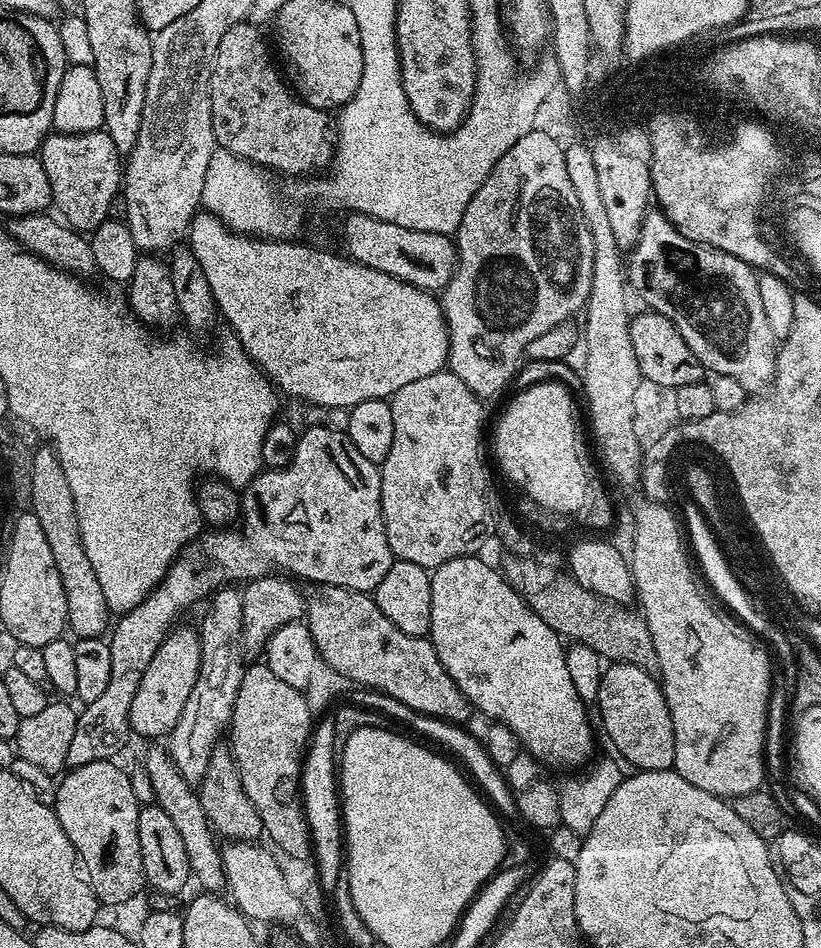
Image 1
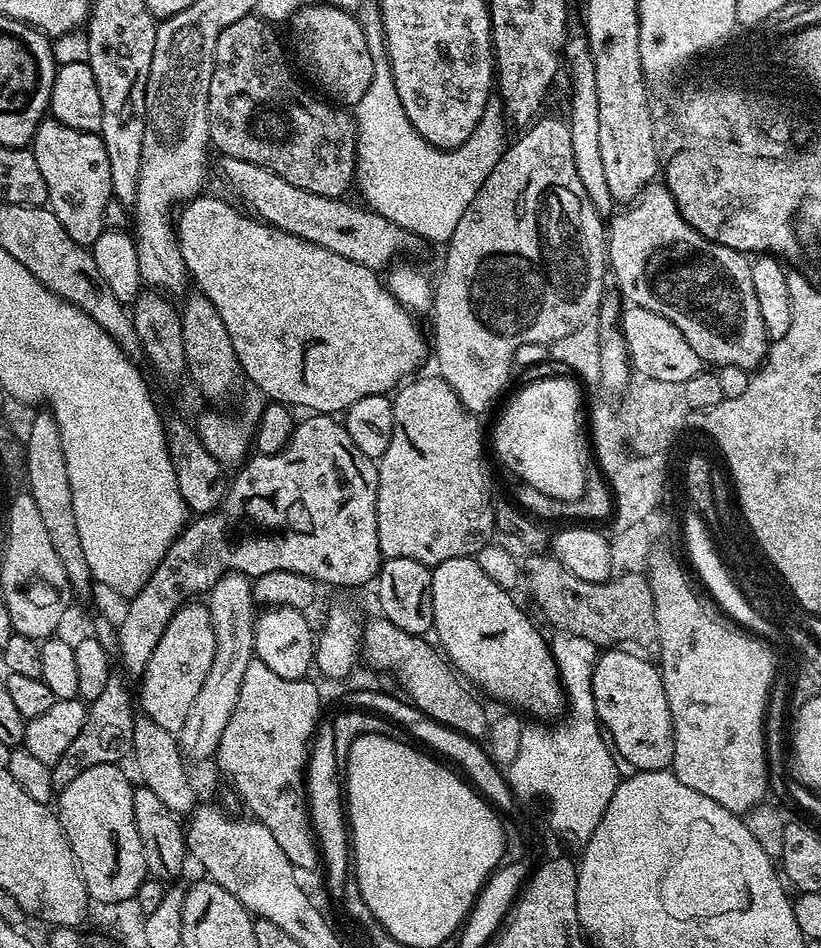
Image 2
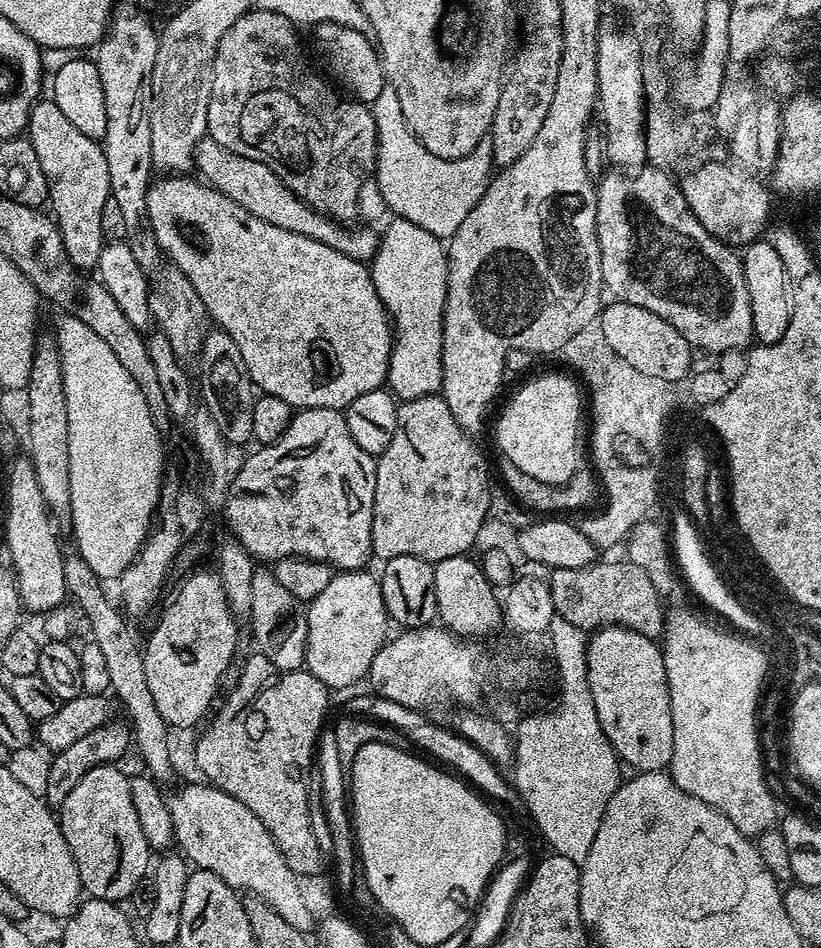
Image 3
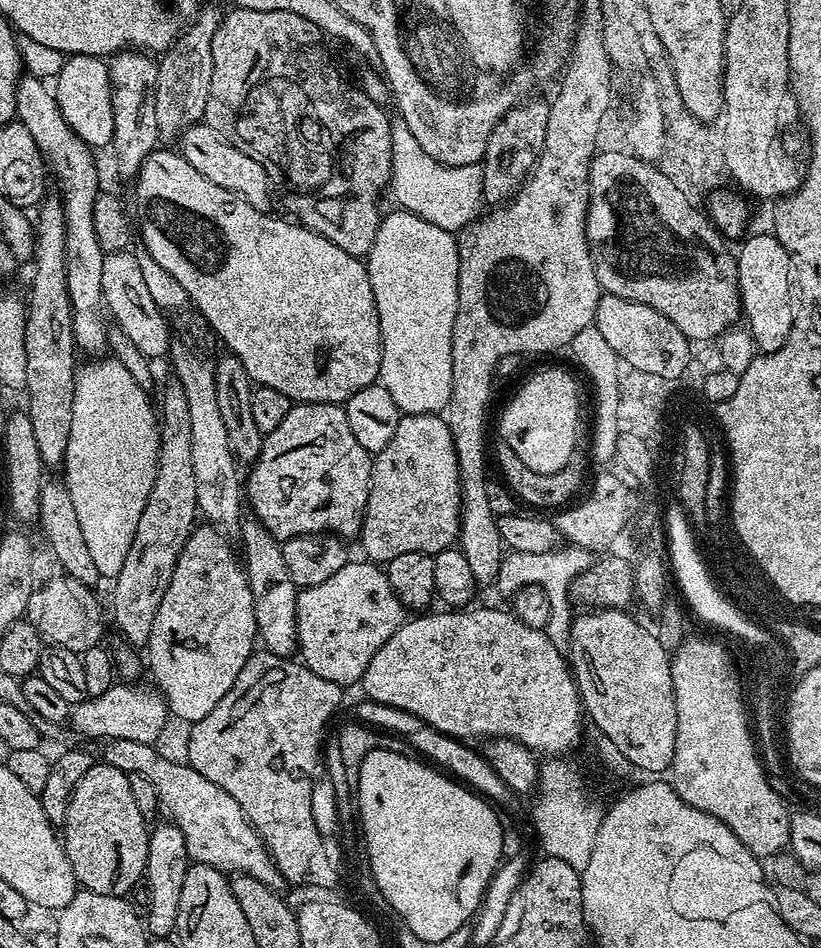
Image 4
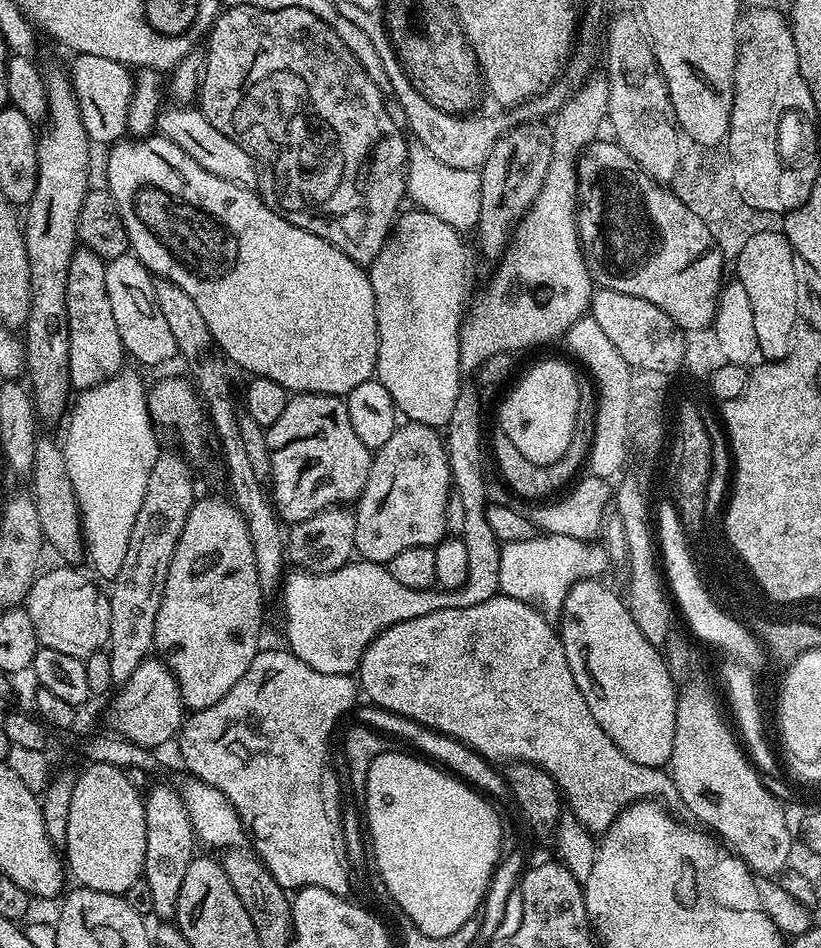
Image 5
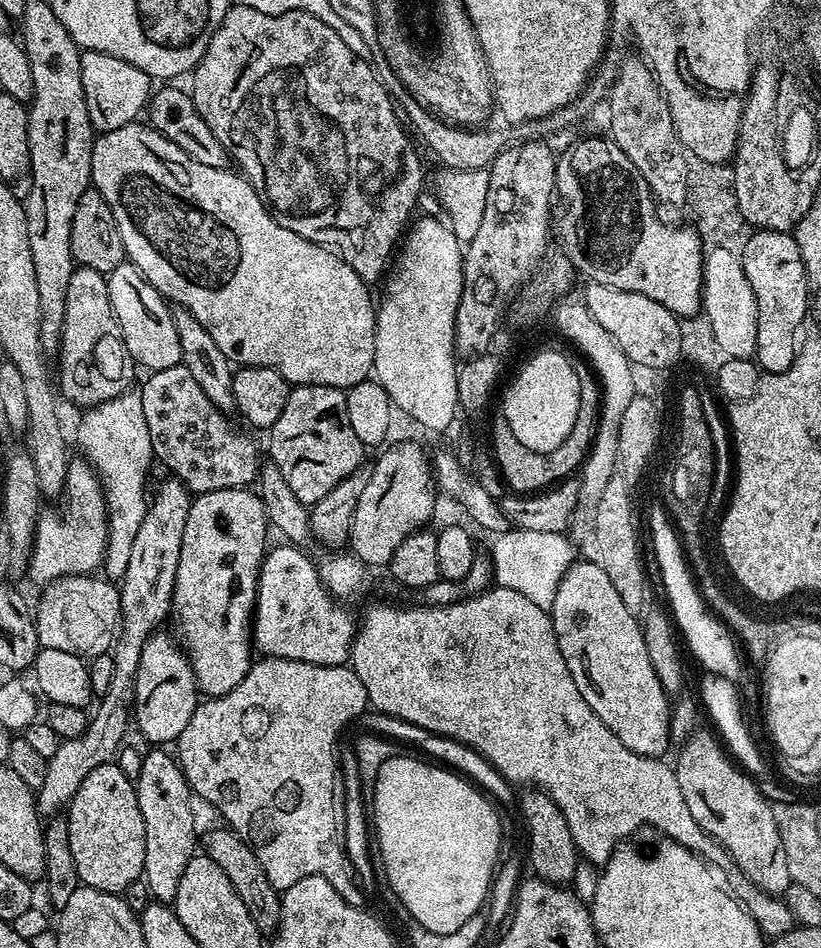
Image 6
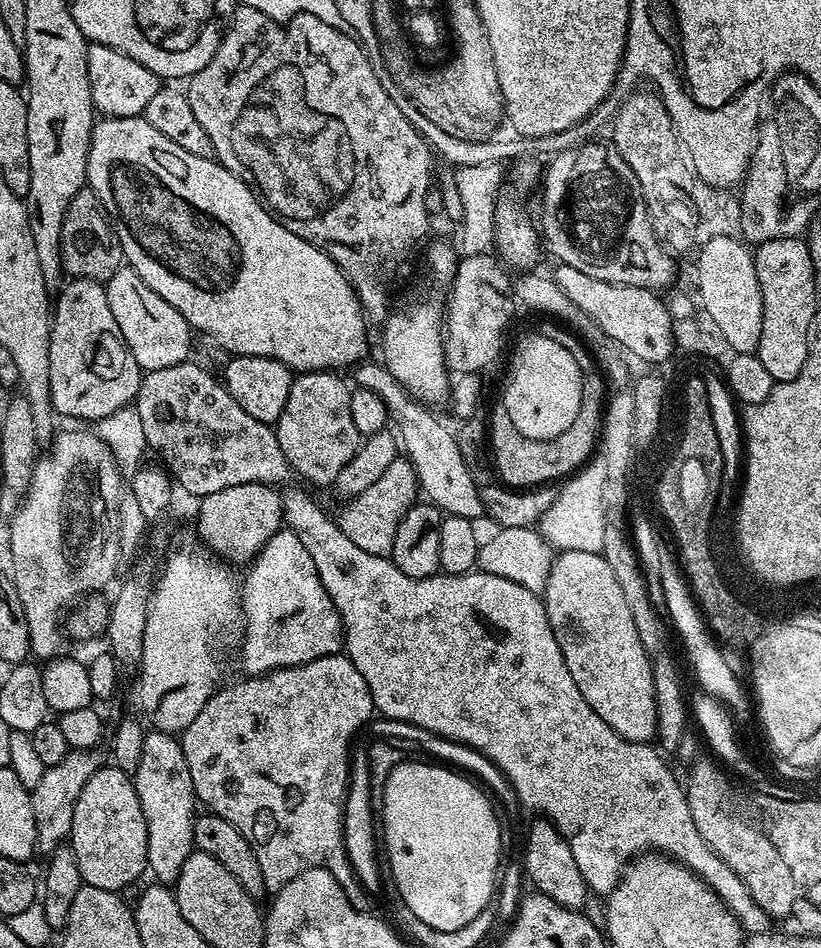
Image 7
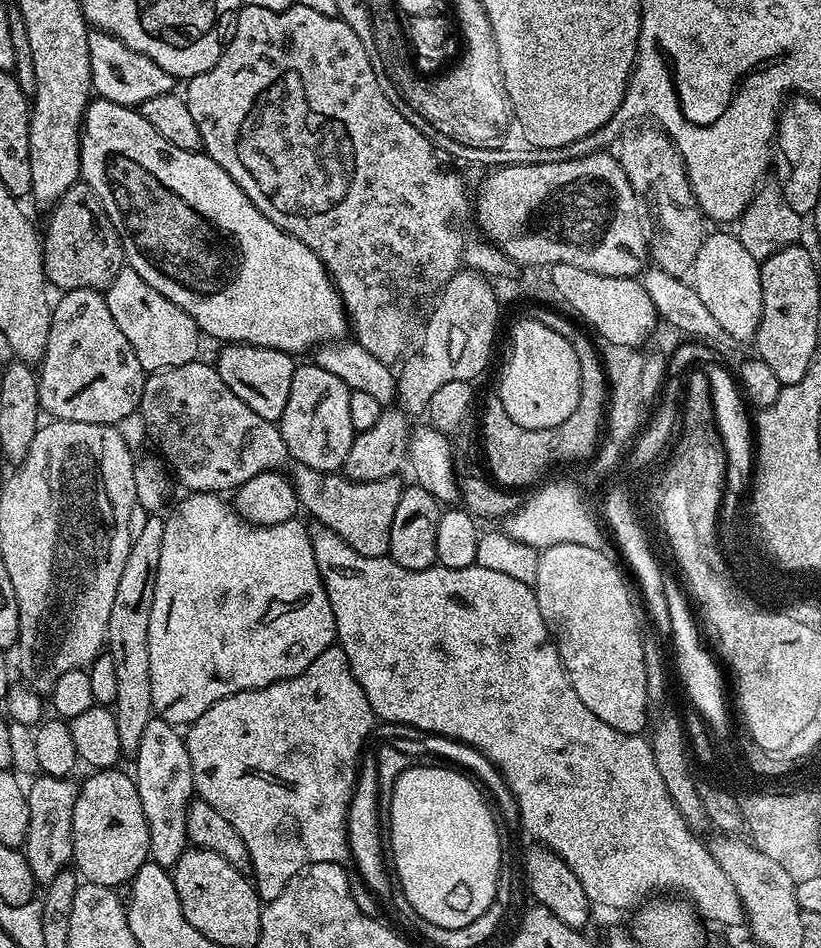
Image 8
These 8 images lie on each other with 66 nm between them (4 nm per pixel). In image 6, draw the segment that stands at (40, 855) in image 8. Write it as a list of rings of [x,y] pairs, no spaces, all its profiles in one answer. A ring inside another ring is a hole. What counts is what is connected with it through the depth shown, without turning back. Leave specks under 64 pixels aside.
[[[167,478],[168,480],[164,480],[160,485],[156,488],[156,493],[151,493],[150,499],[147,501],[144,517],[142,518],[142,524],[138,526],[138,532],[134,534],[134,546],[130,546],[130,560],[126,562],[126,570],[124,571],[124,575],[120,577],[118,581],[118,587],[120,592],[120,613],[119,613],[119,621],[118,621],[118,631],[115,633],[114,643],[110,649],[110,655],[112,657],[112,677],[110,678],[110,686],[106,686],[106,690],[104,692],[99,693],[96,705],[95,712],[91,713],[89,717],[89,722],[87,726],[87,730],[85,730],[82,734],[78,736],[78,738],[68,739],[61,741],[59,747],[56,748],[54,754],[50,757],[47,764],[46,776],[43,778],[42,786],[36,790],[36,802],[37,802],[37,811],[40,812],[41,815],[44,816],[52,816],[57,812],[56,810],[60,809],[60,811],[67,807],[67,804],[73,798],[73,794],[77,792],[78,786],[81,785],[83,778],[90,774],[91,770],[96,769],[98,766],[106,763],[111,763],[113,758],[117,755],[121,744],[125,741],[124,736],[126,734],[126,728],[130,726],[130,721],[132,718],[132,710],[131,706],[133,701],[136,698],[136,671],[138,670],[138,662],[142,658],[142,650],[144,649],[144,643],[148,641],[149,638],[154,635],[157,631],[157,628],[160,619],[165,615],[166,617],[169,615],[171,601],[172,601],[172,586],[176,581],[176,566],[178,562],[178,554],[180,553],[180,546],[182,544],[182,530],[186,530],[186,514],[188,513],[188,506],[190,503],[190,493],[187,488],[184,487],[183,484],[180,483],[179,480],[175,478]]]

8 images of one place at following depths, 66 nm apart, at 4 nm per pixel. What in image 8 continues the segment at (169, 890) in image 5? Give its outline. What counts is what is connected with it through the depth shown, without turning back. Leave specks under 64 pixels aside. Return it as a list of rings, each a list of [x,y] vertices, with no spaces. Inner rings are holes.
[[[159,718],[151,719],[142,733],[142,740],[134,757],[136,789],[138,798],[142,798],[142,810],[146,814],[150,830],[148,854],[151,863],[169,870],[175,868],[178,858],[182,858],[182,854],[190,847],[186,816],[188,805],[194,799],[188,746],[185,737],[176,732],[179,732],[177,725],[167,724]]]

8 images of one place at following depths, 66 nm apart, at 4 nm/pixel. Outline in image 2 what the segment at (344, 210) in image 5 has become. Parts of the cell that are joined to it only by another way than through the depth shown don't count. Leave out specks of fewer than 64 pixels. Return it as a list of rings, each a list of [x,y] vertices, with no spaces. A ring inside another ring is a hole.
[[[259,14],[251,16],[243,16],[238,18],[238,22],[234,22],[230,26],[226,26],[226,30],[222,30],[222,34],[218,34],[218,46],[216,47],[216,61],[214,62],[214,74],[210,78],[210,144],[213,149],[220,151],[221,157],[229,156],[230,158],[238,158],[246,162],[254,162],[258,166],[266,166],[270,170],[274,170],[274,174],[278,174],[282,178],[286,178],[286,182],[290,182],[294,186],[298,186],[302,190],[306,190],[310,194],[322,194],[323,196],[331,196],[340,198],[345,195],[344,191],[354,184],[356,174],[356,122],[351,111],[345,110],[343,107],[337,106],[335,103],[329,102],[327,99],[319,100],[312,92],[307,92],[298,81],[292,77],[292,68],[288,65],[288,56],[284,53],[284,48],[280,45],[280,40],[276,37],[276,32],[271,23],[265,20]]]

